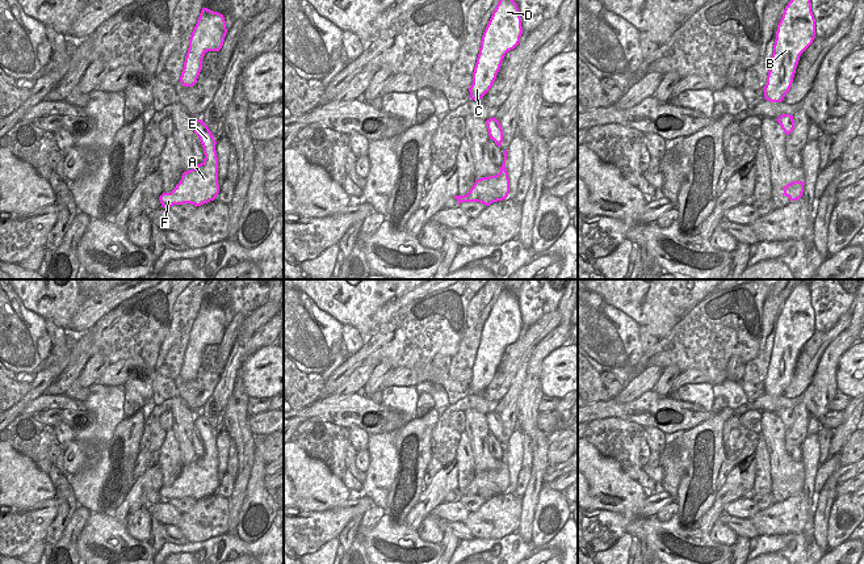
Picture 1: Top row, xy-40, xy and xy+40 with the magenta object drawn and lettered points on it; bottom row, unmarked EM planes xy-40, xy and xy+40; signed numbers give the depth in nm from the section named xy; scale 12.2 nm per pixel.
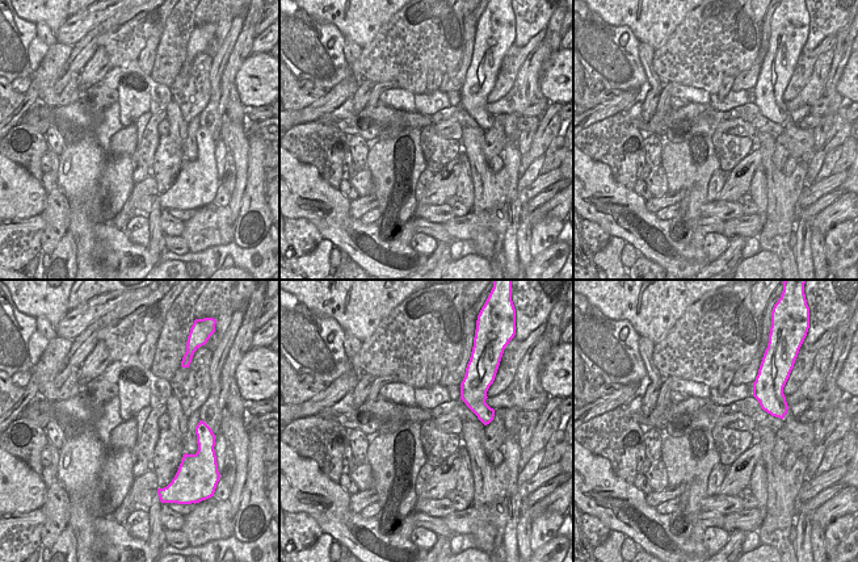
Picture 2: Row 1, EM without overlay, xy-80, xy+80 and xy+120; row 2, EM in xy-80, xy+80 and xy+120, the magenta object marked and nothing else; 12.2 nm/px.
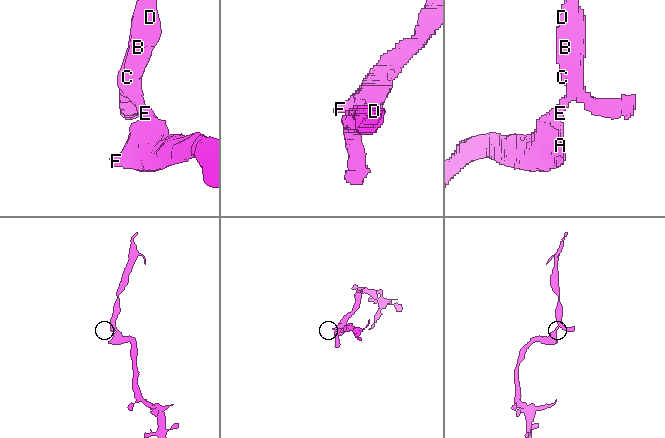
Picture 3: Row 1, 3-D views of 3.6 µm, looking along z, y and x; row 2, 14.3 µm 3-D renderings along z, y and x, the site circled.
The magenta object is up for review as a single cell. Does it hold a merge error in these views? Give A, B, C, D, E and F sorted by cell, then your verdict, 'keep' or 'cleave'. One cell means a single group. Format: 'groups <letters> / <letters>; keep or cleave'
groups A B C D E F; keep

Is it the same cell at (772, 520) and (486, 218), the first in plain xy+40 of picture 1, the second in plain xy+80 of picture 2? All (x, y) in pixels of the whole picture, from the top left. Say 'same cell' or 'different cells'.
same cell

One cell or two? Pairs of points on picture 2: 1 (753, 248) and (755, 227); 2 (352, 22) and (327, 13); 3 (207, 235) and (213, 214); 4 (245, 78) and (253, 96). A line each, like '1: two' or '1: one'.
1: two
2: one
3: one
4: one

